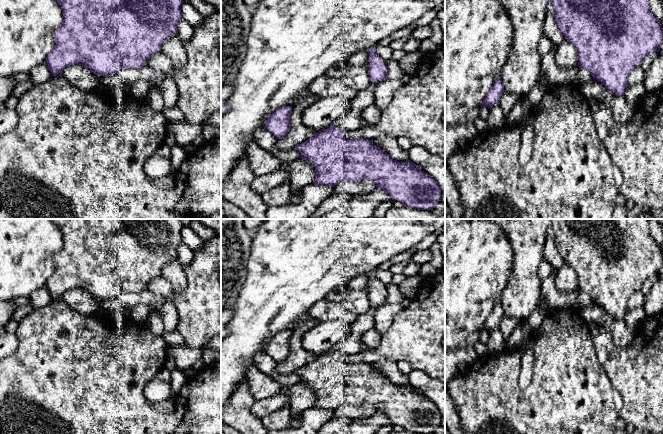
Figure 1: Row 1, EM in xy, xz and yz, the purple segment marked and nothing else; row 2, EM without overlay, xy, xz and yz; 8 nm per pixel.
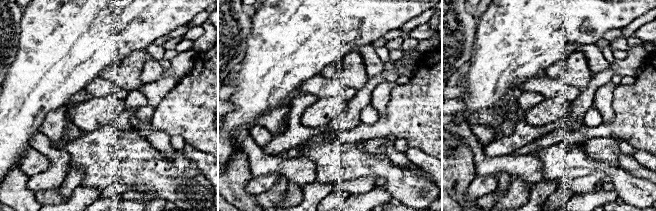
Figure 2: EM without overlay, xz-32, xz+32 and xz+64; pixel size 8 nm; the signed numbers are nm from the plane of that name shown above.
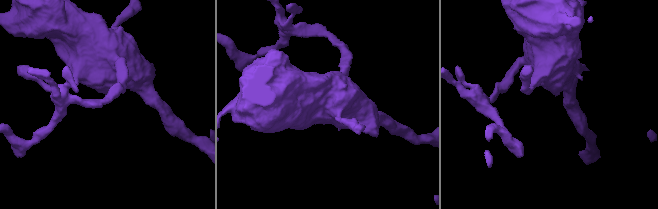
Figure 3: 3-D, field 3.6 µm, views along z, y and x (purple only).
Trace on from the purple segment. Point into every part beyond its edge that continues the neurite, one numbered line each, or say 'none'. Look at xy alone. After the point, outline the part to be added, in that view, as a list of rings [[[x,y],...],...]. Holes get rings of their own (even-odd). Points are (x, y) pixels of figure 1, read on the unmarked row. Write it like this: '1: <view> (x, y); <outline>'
none

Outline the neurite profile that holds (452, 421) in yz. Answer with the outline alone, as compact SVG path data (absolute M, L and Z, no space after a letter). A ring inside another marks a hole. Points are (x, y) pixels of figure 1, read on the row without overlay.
M445 382L445 427L450 434L463 434L460 424L460 418L457 414L454 402L447 392L447 383Z

